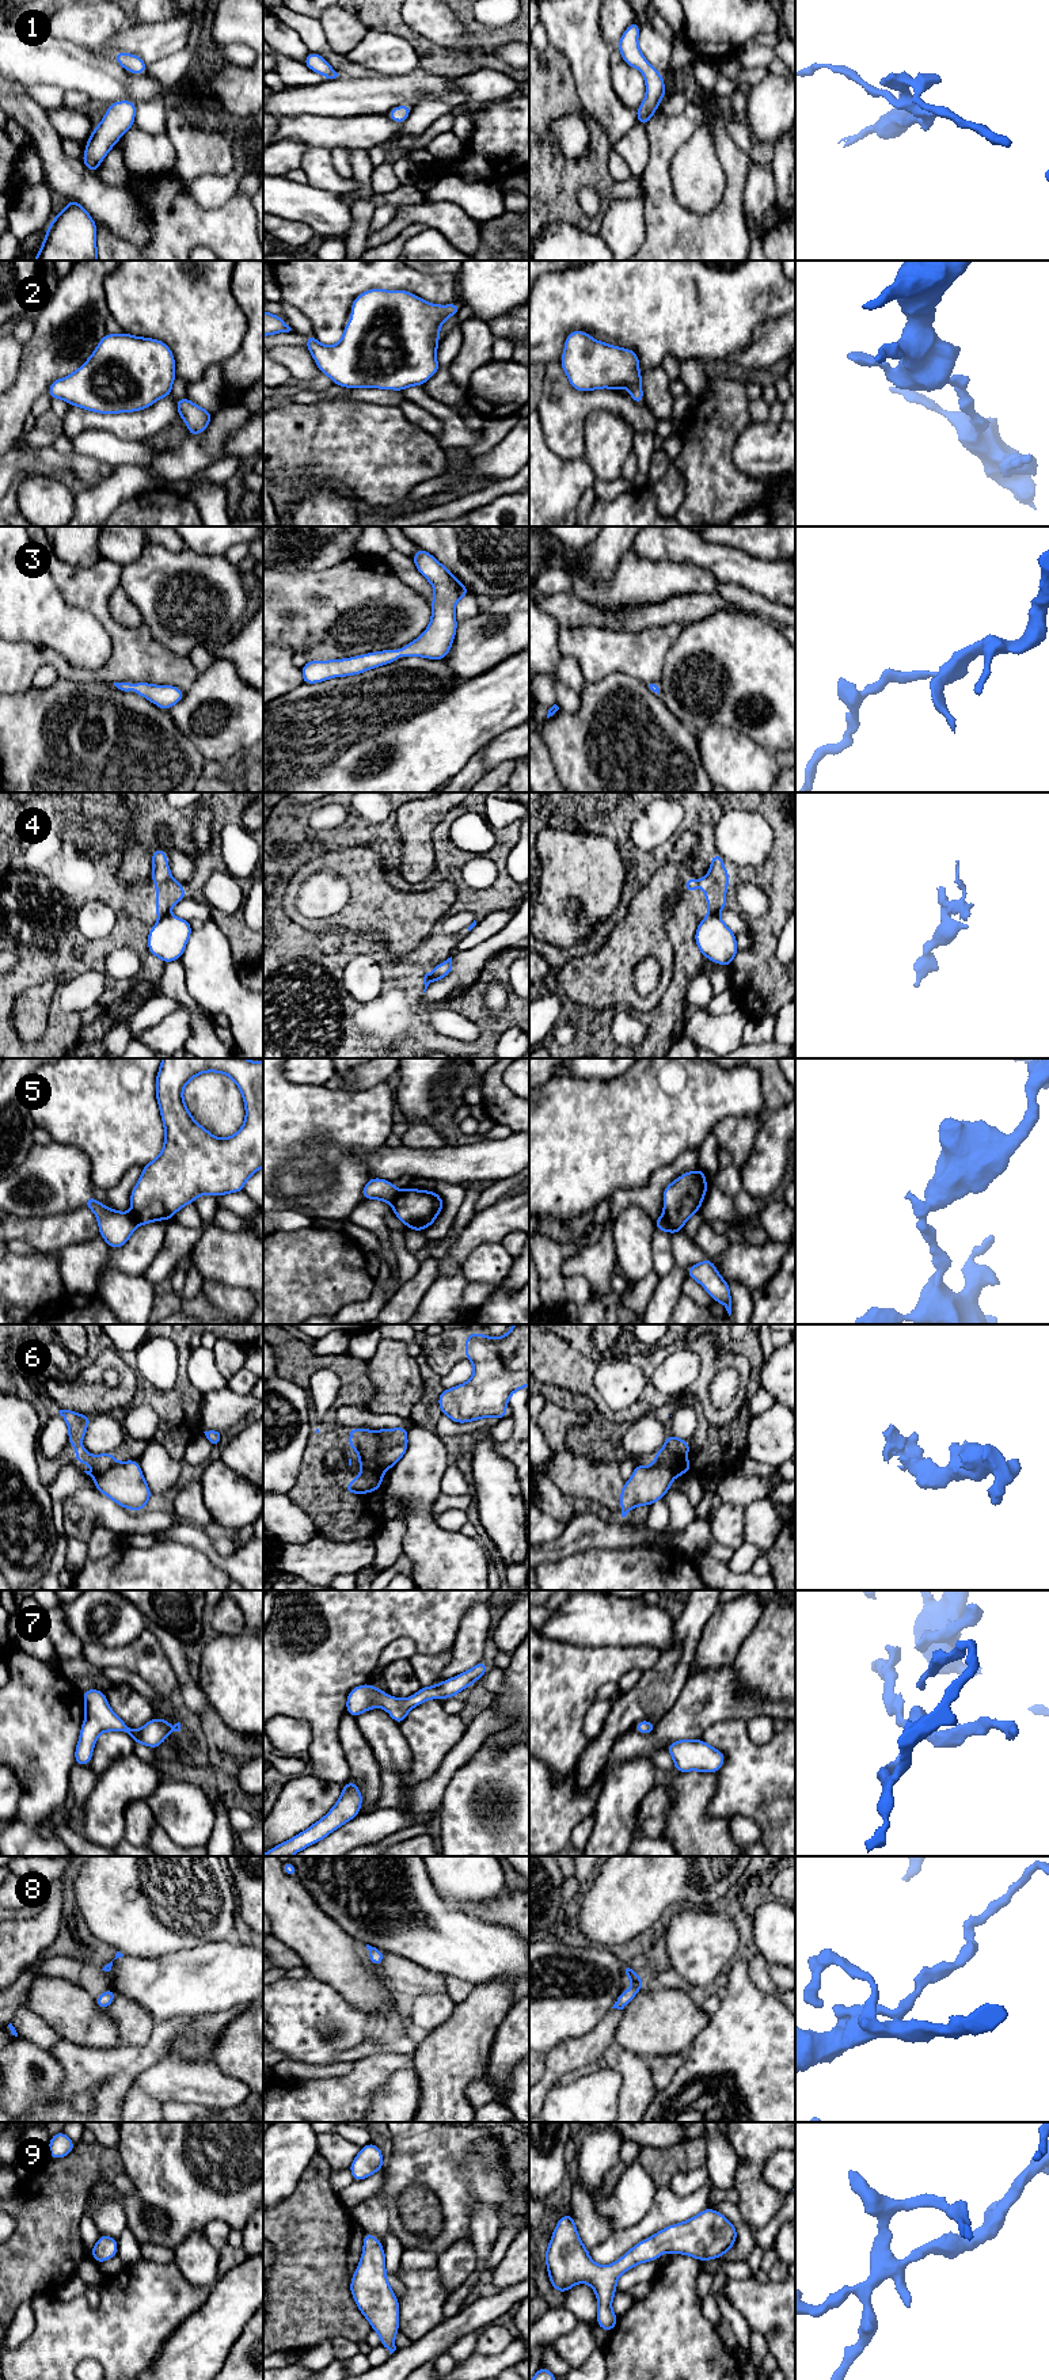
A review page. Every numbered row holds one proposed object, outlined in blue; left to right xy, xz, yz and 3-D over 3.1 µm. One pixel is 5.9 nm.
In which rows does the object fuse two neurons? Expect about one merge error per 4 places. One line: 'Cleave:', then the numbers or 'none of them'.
Cleave: 4, 5, 6

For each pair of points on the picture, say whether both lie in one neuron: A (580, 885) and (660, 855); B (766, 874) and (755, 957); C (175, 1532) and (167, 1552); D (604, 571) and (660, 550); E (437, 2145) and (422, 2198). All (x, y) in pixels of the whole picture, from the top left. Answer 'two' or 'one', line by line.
A: two
B: one
C: two
D: two
E: two

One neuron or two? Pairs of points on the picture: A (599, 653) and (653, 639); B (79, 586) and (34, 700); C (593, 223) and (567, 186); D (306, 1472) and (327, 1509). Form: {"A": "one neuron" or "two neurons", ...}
{"A": "one neuron", "B": "two neurons", "C": "one neuron", "D": "one neuron"}

